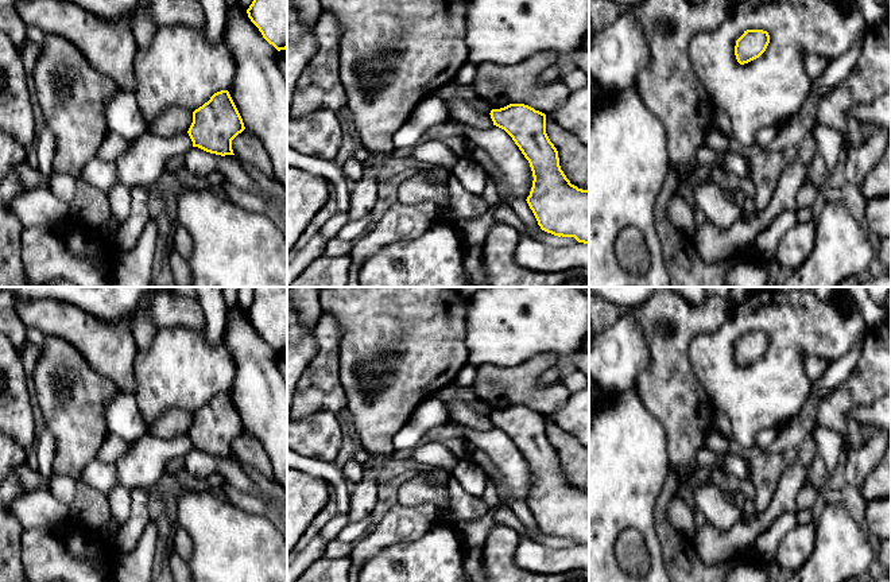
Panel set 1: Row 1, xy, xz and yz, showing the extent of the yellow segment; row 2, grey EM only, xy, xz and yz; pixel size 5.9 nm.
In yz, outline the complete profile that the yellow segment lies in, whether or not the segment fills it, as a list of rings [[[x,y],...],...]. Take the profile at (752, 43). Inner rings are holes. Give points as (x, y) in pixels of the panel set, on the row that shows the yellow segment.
[[[747,30],[736,40],[735,55],[740,65],[759,58],[770,43],[770,35],[763,30]]]

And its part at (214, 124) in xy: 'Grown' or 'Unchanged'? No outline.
Unchanged

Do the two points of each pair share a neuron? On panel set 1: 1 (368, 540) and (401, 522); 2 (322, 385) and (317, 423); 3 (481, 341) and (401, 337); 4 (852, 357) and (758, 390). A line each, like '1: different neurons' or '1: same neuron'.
1: same neuron
2: different neurons
3: different neurons
4: different neurons

